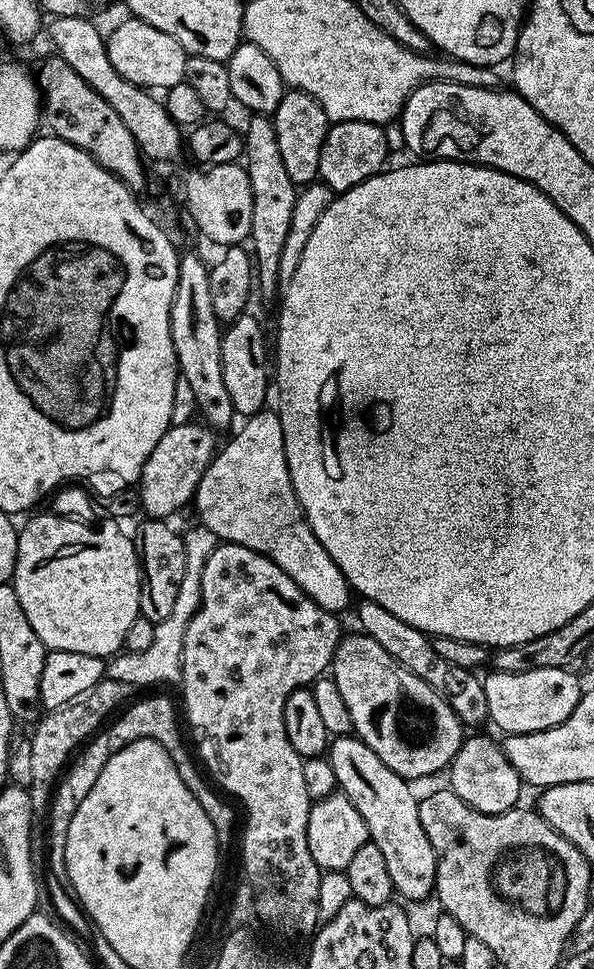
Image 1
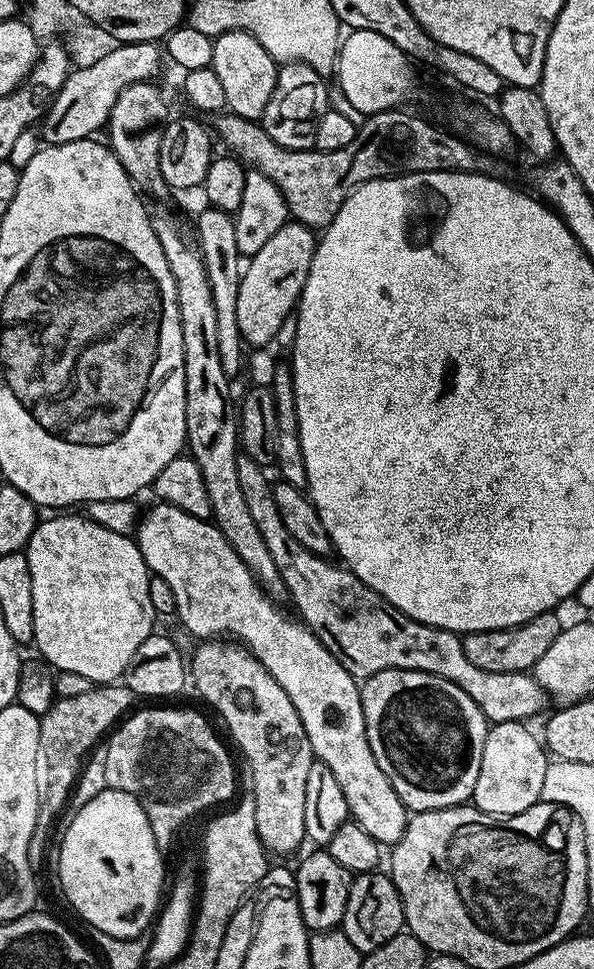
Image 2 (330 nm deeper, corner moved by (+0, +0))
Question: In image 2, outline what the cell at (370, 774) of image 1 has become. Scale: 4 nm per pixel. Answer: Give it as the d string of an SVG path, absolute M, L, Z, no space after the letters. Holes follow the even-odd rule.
M156 502L145 516L143 513L139 517L134 529L134 539L149 573L152 576L161 576L166 586L170 586L176 603L175 615L180 616L185 630L192 636L201 636L199 639L204 642L213 638L241 640L256 655L257 662L276 679L275 687L288 695L288 700L300 719L297 720L299 727L304 728L306 738L310 738L313 757L334 770L334 778L338 778L338 786L342 786L342 794L346 794L351 819L360 824L362 830L366 830L366 834L370 834L370 838L377 840L381 846L397 844L406 830L410 812L398 798L394 786L390 786L386 774L382 774L378 762L374 762L374 754L366 738L360 684L355 676L346 671L342 662L338 662L336 653L322 646L322 642L309 630L307 623L301 622L295 615L287 616L276 605L279 603L260 587L251 570L244 565L242 558L238 558L238 554L234 554L234 546L226 542L215 523L194 518L186 514L186 510L178 510L178 506L173 504Z

